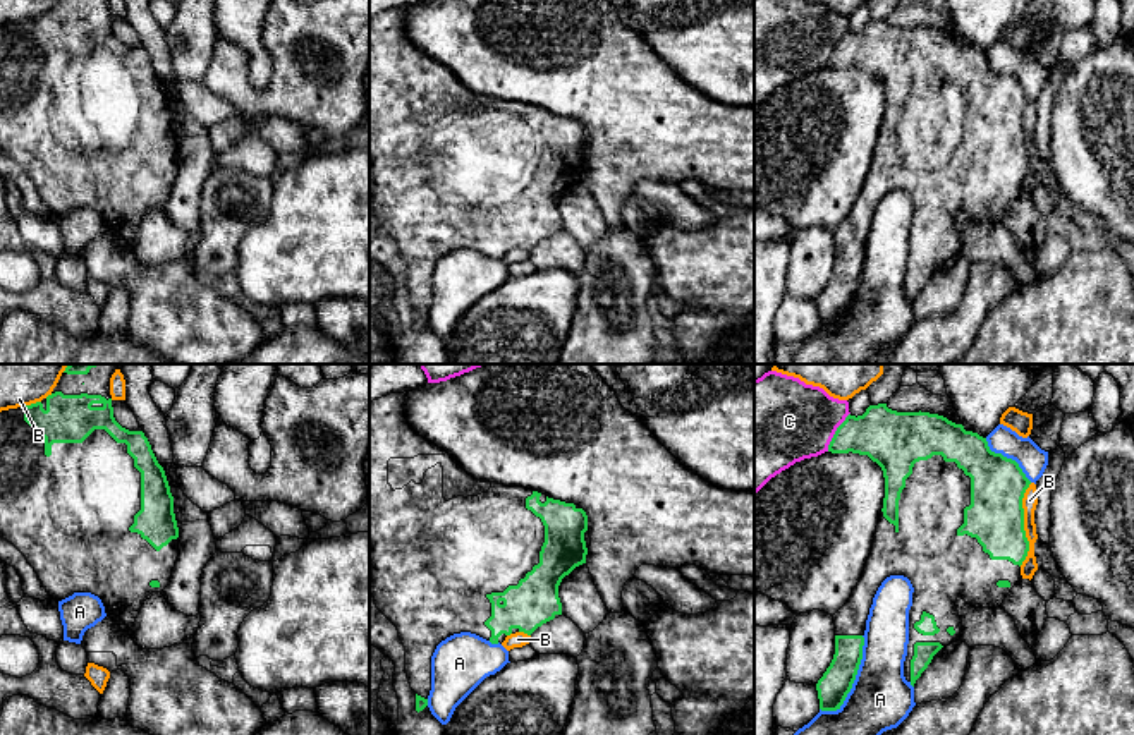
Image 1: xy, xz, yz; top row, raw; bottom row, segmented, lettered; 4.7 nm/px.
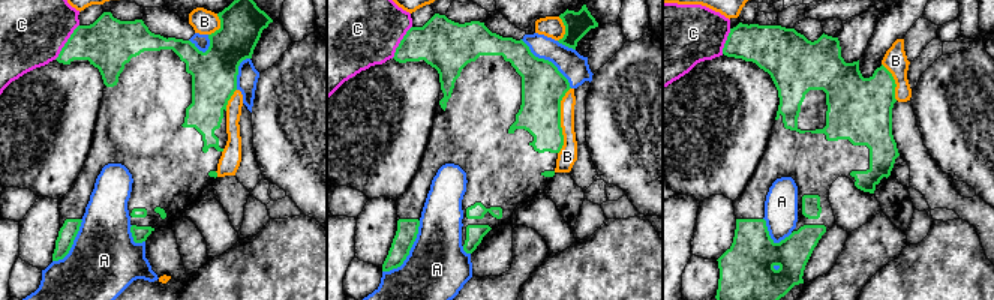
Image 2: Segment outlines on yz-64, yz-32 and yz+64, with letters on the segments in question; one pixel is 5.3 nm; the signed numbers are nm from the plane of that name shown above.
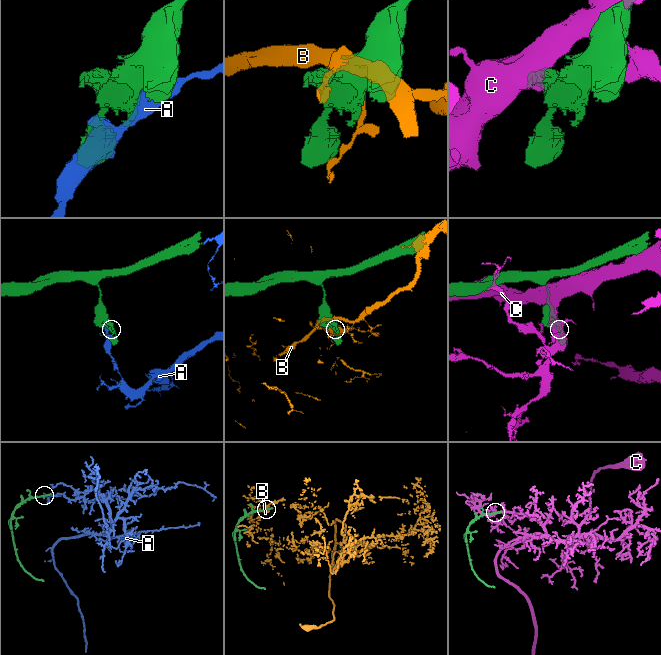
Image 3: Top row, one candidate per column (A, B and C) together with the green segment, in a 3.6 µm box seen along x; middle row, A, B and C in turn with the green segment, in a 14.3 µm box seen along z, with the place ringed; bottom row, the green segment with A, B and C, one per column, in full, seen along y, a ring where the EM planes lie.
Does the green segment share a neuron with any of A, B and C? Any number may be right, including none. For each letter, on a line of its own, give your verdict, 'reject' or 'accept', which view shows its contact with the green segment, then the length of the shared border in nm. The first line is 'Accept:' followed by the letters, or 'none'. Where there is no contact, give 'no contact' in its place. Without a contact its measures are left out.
Accept: none
A: reject; meets green in yz; contact 400 nm long
B: reject; meets green in yz; contact 400 nm long
C: reject; meets green in yz; contact 220 nm long

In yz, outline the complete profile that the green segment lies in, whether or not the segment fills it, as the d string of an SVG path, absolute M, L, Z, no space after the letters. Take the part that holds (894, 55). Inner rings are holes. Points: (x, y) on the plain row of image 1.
M887 19L869 21L857 33L849 29L828 67L868 70L885 93L873 163L850 213L833 230L835 270L816 299L820 325L837 326L856 295L869 223L887 192L904 191L914 203L904 276L904 292L912 302L942 263L960 256L959 213L972 223L1002 222L1022 194L1021 180L1029 167L1022 113L1031 96L1015 76L991 67L986 53L966 46L962 39L921 26L897 27Z

